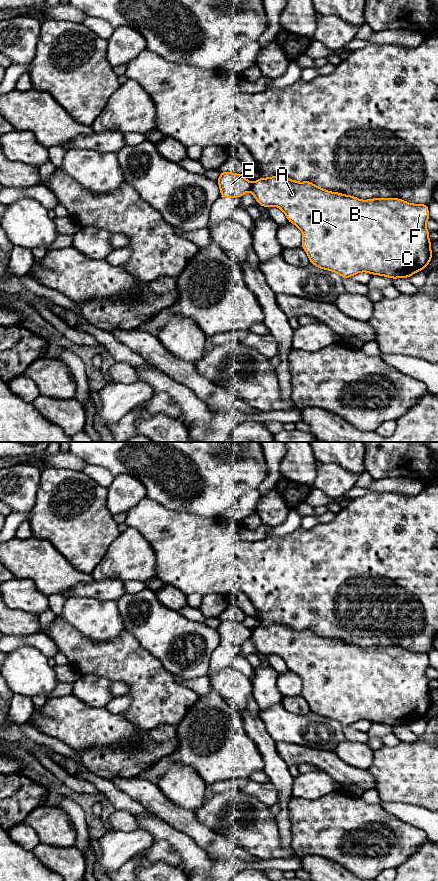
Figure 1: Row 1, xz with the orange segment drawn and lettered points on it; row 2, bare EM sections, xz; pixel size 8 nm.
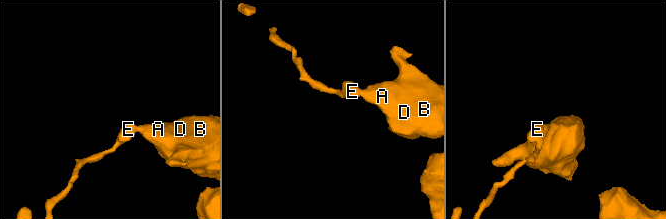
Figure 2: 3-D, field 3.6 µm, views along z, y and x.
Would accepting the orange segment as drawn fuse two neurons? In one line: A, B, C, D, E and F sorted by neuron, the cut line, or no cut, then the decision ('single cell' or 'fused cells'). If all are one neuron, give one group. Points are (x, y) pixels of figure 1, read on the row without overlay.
A B C D F / E | xz (252, 631), (249, 638) | fused cells

